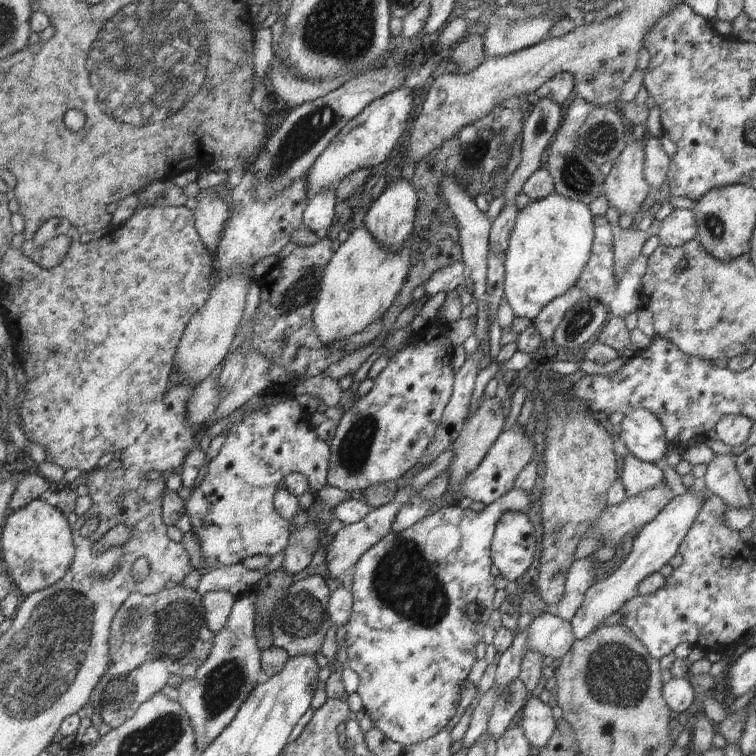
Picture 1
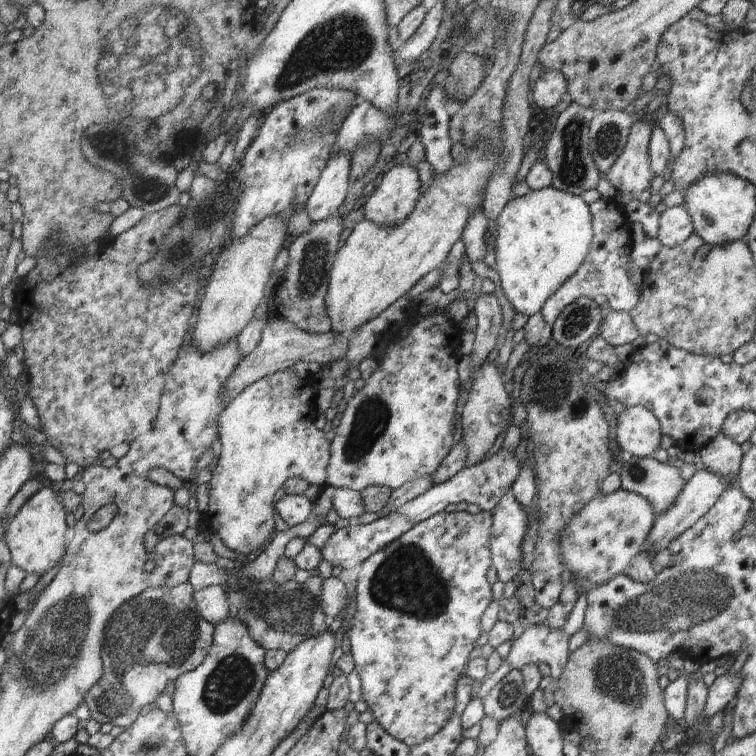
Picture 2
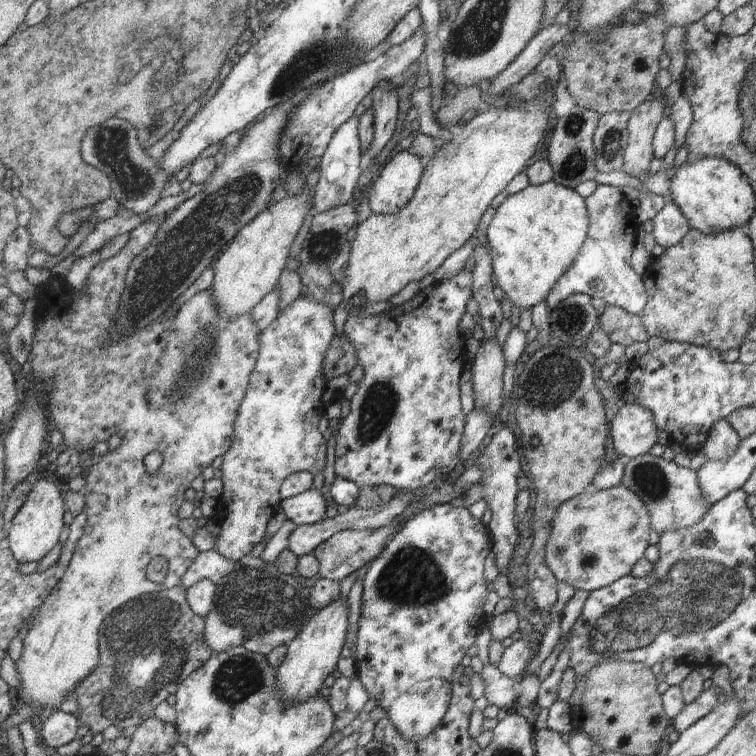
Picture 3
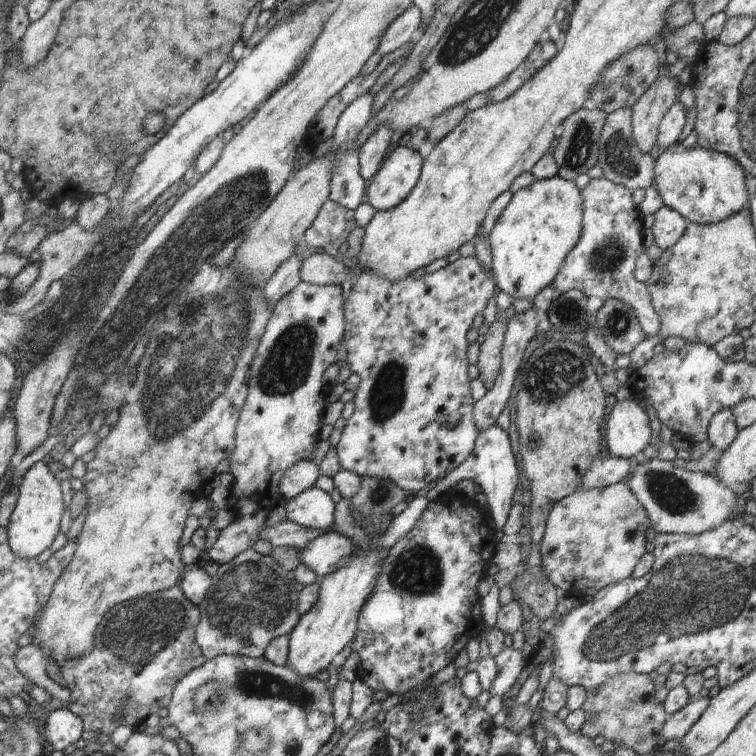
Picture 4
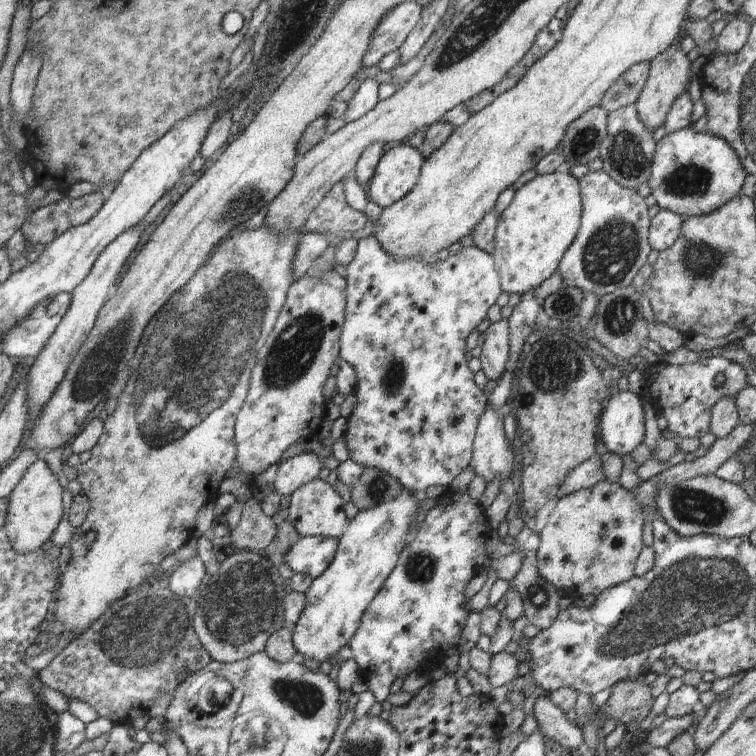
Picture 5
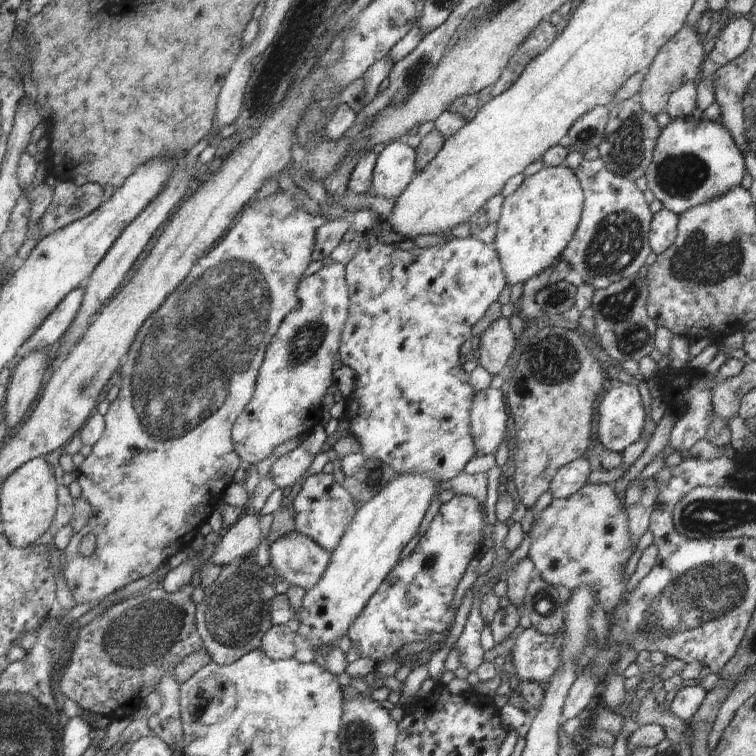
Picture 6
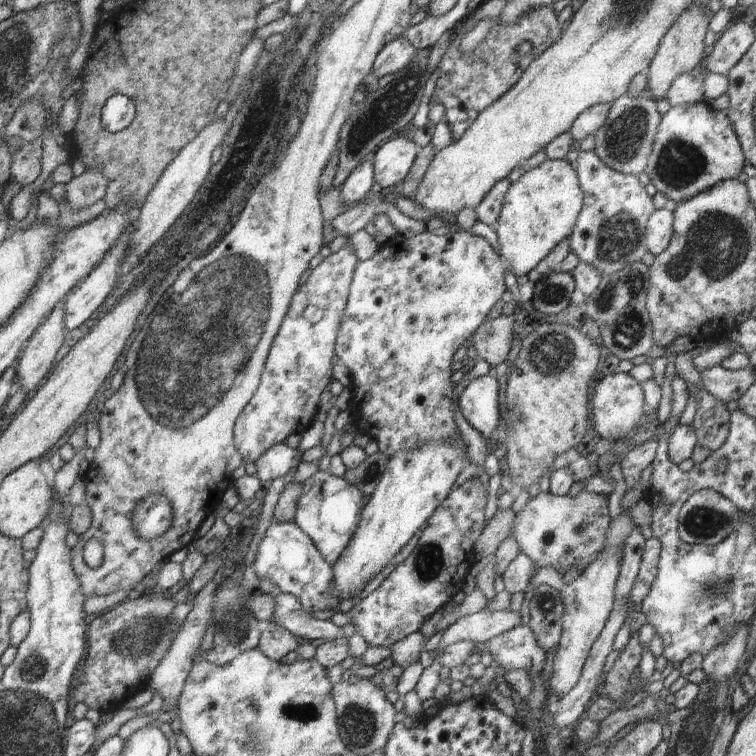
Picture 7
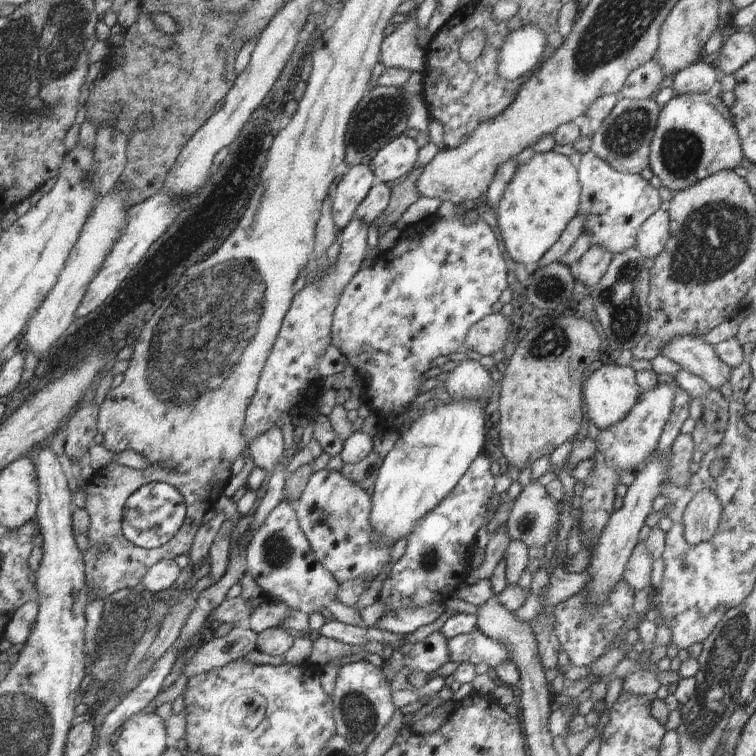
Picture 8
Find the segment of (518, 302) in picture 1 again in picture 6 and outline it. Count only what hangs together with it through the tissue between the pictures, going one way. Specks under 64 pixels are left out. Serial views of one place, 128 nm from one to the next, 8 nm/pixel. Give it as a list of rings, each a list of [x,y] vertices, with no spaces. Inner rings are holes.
[[[566,165],[543,166],[536,174],[524,177],[518,189],[503,199],[494,250],[506,277],[506,284],[525,284],[546,268],[561,260],[562,252],[572,240],[583,209],[583,192],[574,170]]]

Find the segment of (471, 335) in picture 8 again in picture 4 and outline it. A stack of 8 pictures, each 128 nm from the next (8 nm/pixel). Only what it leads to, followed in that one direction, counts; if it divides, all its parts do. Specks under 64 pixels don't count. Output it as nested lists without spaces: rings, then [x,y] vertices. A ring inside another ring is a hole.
[[[495,320],[484,335],[478,356],[478,379],[486,390],[490,390],[500,372],[501,350],[507,328],[507,321]]]

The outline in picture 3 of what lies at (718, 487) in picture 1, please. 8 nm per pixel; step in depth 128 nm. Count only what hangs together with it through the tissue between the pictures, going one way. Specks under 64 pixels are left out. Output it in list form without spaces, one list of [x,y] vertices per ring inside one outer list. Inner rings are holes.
[[[722,419],[710,429],[702,451],[708,461],[722,462],[734,454],[738,444],[740,444],[740,437],[726,419]]]

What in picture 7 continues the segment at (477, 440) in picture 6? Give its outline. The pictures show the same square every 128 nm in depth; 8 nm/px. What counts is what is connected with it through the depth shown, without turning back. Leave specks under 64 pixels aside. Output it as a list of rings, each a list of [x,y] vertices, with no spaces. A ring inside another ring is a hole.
[[[489,375],[472,380],[458,395],[462,416],[485,440],[490,439],[502,417],[498,400],[497,380]]]

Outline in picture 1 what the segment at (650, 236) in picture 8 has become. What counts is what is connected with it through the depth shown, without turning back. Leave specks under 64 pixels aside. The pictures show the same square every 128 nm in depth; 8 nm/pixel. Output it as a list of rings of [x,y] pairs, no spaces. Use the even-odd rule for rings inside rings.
[[[674,209],[661,221],[658,230],[660,245],[679,247],[696,238],[697,226],[694,212],[686,209]]]

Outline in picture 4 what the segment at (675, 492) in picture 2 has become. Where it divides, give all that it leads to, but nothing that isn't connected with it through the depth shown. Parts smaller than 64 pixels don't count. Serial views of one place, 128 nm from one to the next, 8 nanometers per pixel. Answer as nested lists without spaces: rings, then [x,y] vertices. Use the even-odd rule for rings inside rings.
[[[640,458],[637,467],[632,474],[624,478],[623,483],[630,488],[642,504],[644,512],[649,518],[649,526],[652,526],[656,533],[698,535],[724,524],[726,520],[736,518],[736,520],[748,525],[752,525],[754,521],[754,515],[746,514],[744,509],[739,508],[738,498],[740,494],[736,494],[733,488],[724,486],[718,478],[714,478],[712,475],[679,467],[675,468],[672,461],[662,460],[662,458],[646,460],[645,464],[642,464],[642,458]]]

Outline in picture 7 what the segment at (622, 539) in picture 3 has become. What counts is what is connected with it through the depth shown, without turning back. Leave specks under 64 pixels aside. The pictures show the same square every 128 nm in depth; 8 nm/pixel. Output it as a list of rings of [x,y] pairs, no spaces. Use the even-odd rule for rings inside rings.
[[[580,491],[576,496],[563,497],[550,492],[539,492],[519,514],[515,515],[511,536],[516,540],[520,553],[524,553],[537,569],[552,566],[565,574],[572,567],[582,574],[604,550],[606,534],[610,528],[610,511],[606,495]]]

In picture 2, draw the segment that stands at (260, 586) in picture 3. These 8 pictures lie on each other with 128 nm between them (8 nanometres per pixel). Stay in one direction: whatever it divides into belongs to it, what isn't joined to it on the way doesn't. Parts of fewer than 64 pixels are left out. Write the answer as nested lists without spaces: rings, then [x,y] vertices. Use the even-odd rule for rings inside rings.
[[[321,575],[311,576],[306,582],[296,582],[292,580],[278,586],[274,584],[272,577],[266,578],[266,580],[240,580],[242,584],[236,588],[225,588],[226,598],[228,598],[228,617],[236,618],[236,620],[242,620],[246,622],[248,632],[252,636],[252,640],[265,648],[265,650],[281,650],[289,653],[294,650],[298,644],[316,636],[318,632],[322,632],[324,628],[328,627],[329,620],[325,616],[322,609],[319,607],[318,599],[320,598],[320,592],[322,592],[323,579]]]

